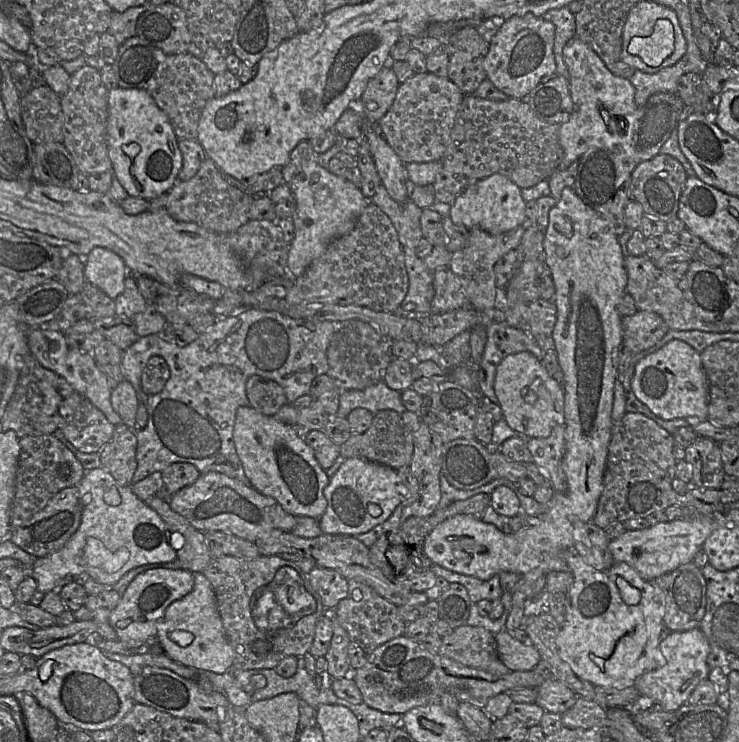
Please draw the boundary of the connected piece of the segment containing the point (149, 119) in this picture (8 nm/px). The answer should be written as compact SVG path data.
M122 88L108 91L107 147L115 175L130 196L151 200L168 193L178 180L183 157L176 136L166 113L158 107L152 95L140 88Z

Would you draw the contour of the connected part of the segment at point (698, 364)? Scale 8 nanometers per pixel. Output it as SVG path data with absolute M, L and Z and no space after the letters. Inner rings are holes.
M671 340L641 359L635 365L631 387L638 400L662 419L708 418L708 381L701 355L682 340Z

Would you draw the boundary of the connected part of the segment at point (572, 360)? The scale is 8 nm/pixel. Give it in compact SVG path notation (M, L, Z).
M573 187L562 190L561 198L549 212L549 224L544 233L543 259L555 285L553 302L557 307L553 338L560 368L564 374L566 451L563 470L567 489L565 492L555 492L547 511L538 516L539 518L527 517L527 525L513 534L505 534L494 525L465 514L446 519L428 534L424 542L424 552L433 564L480 580L489 580L502 572L524 575L533 570L541 570L547 575L551 571L569 571L566 561L562 558L562 552L574 545L574 522L592 521L603 491L603 477L614 425L614 386L619 351L623 343L619 304L627 292L625 257L610 222L586 205Z

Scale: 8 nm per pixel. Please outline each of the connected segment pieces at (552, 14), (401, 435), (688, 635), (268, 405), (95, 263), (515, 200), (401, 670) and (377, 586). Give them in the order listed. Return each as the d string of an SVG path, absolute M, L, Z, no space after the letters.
M563 7L549 10L542 18L551 22L555 27L553 52L556 73L568 78L568 69L563 59L563 48L569 40L576 36L575 14L568 7Z
M382 410L374 415L370 428L363 434L352 434L340 445L340 455L345 459L361 458L398 470L411 464L414 451L413 433L407 428L401 415L393 410Z
M699 627L687 631L672 631L661 641L660 649L665 665L637 678L635 686L641 695L651 698L654 704L660 704L666 711L676 711L687 703L696 686L708 678L710 644Z
M252 376L246 382L249 406L264 415L274 417L280 408L287 405L284 389L273 380Z
M95 247L87 254L84 276L86 282L114 300L124 291L124 281L129 276L129 270L116 253L107 248Z
M495 173L466 188L452 202L449 217L454 224L468 230L479 228L492 235L500 235L522 225L525 201L519 186L506 176Z
M405 635L382 644L366 655L361 667L351 671L353 673L350 677L356 681L364 703L382 712L400 715L412 708L439 702L439 697L444 692L453 694L459 702L468 702L484 709L492 697L514 688L536 689L549 675L542 659L533 670L494 675L465 666L440 654L432 654L425 650L418 641Z
M273 530L268 537L254 542L261 556L274 556L283 553L295 554L310 558L316 566L331 569L338 572L347 580L355 580L374 589L380 596L401 606L405 604L412 594L410 581L401 573L394 573L394 577L388 577L370 558L370 549L353 536L323 535L315 538L302 538L281 530Z

